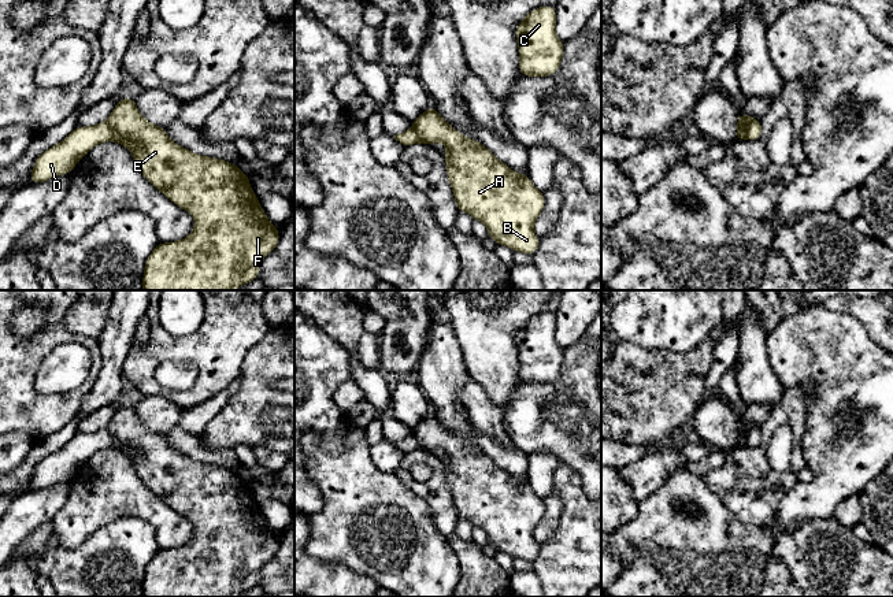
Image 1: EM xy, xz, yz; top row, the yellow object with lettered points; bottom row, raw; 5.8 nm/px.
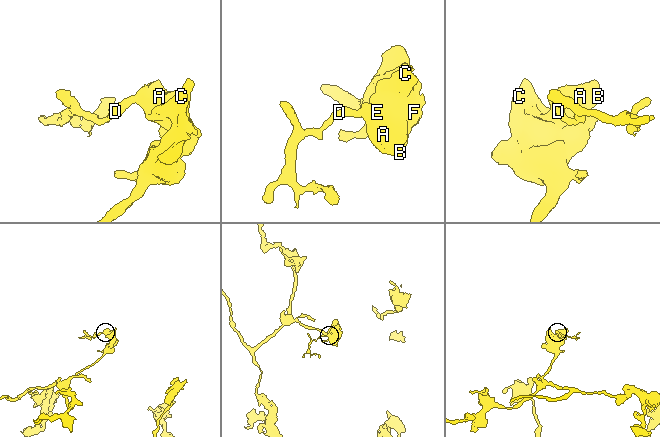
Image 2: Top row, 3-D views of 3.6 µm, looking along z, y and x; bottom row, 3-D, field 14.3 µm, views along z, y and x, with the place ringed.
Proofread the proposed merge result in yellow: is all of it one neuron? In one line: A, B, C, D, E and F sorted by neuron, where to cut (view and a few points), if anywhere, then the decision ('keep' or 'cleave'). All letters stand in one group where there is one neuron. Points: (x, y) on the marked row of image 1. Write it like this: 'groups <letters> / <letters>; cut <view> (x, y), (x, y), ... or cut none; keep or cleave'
groups A B C E F / D; cut yz (756, 119), (747, 126), (745, 138); cleave

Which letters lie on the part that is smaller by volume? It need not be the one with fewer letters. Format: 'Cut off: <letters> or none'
Cut off: D

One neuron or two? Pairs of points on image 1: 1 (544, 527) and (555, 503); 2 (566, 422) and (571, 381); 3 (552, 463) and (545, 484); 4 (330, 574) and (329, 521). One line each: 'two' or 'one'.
1: one
2: one
3: one
4: two

